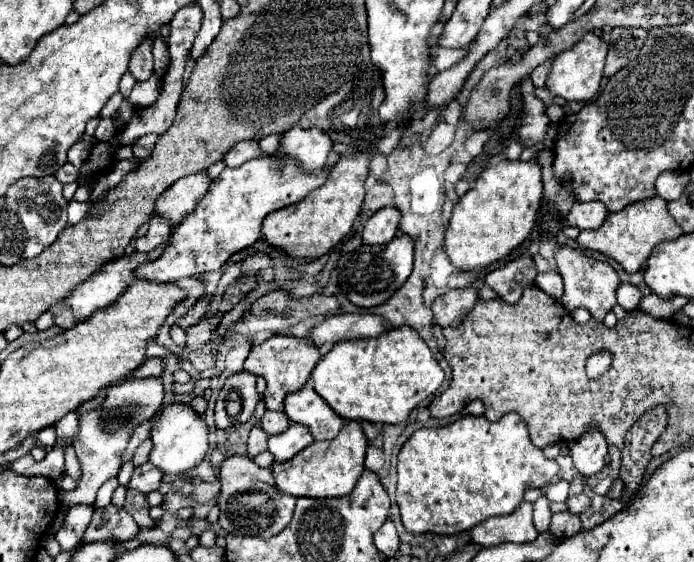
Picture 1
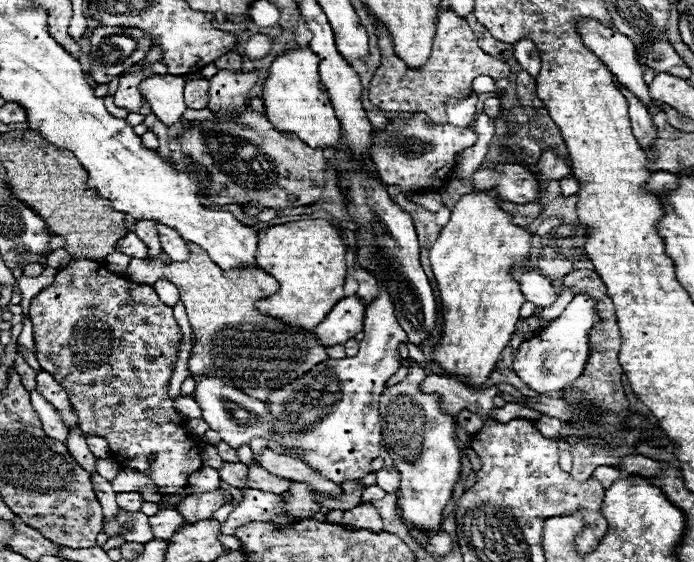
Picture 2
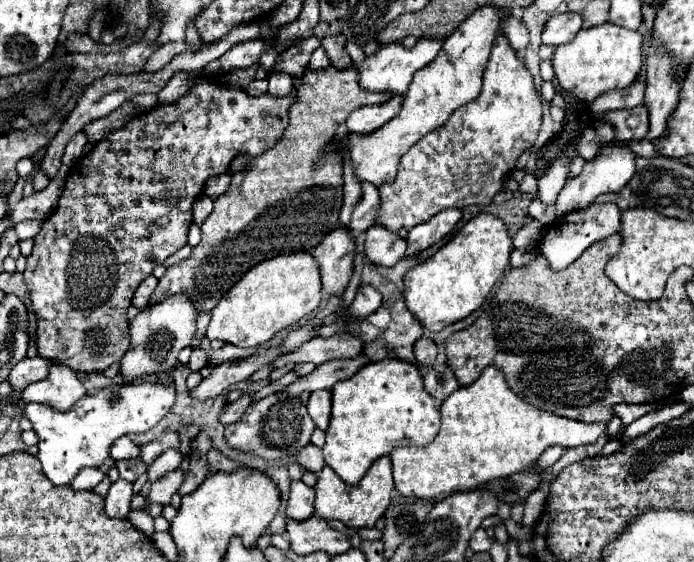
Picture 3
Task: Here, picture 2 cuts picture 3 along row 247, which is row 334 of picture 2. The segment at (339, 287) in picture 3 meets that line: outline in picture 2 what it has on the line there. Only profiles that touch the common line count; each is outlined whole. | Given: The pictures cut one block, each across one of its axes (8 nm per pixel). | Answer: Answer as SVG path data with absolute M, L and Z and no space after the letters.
M354 294L342 298L328 316L314 328L316 336L320 336L320 342L324 346L344 344L344 340L354 338L358 332L362 332L362 320L364 320L364 302Z

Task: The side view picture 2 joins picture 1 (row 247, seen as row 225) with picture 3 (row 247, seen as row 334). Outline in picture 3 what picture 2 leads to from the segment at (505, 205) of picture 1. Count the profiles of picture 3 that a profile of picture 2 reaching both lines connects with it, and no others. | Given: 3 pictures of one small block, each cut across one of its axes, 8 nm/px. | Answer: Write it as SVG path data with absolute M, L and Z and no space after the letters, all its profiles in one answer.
M478 214L454 238L404 276L404 302L412 316L430 332L440 332L482 306L490 288L504 274L512 252L506 224L492 214Z

